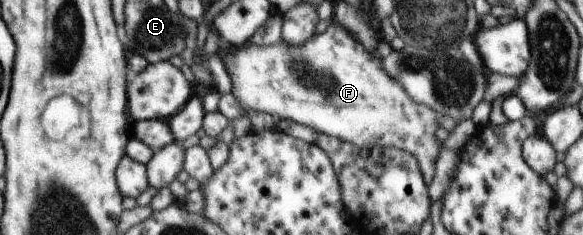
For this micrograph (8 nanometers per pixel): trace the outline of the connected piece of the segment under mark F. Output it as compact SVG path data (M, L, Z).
M333 22L331 25L324 31L318 34L313 34L303 45L292 46L287 42L280 40L276 44L262 46L254 44L253 42L245 42L239 46L233 46L232 50L226 52L221 50L220 47L217 51L218 56L221 58L229 77L233 83L232 93L239 101L240 104L244 107L246 113L241 116L239 119L231 120L230 123L234 123L235 137L236 140L238 137L241 137L249 131L249 112L252 111L265 111L269 113L275 119L291 119L295 123L301 123L315 129L319 134L325 134L329 137L340 139L344 142L352 143L355 147L382 147L382 148L397 148L411 155L415 156L415 159L418 161L421 173L424 177L424 182L429 185L434 180L434 175L436 174L436 159L440 154L440 141L435 136L437 129L439 129L439 124L437 124L437 118L442 116L437 113L434 109L431 109L427 104L417 103L414 99L411 99L411 96L408 94L408 91L402 86L400 81L397 81L397 78L391 77L386 72L386 69L383 69L382 61L380 57L376 54L368 52L366 47L359 43L353 35L351 35L339 22Z

